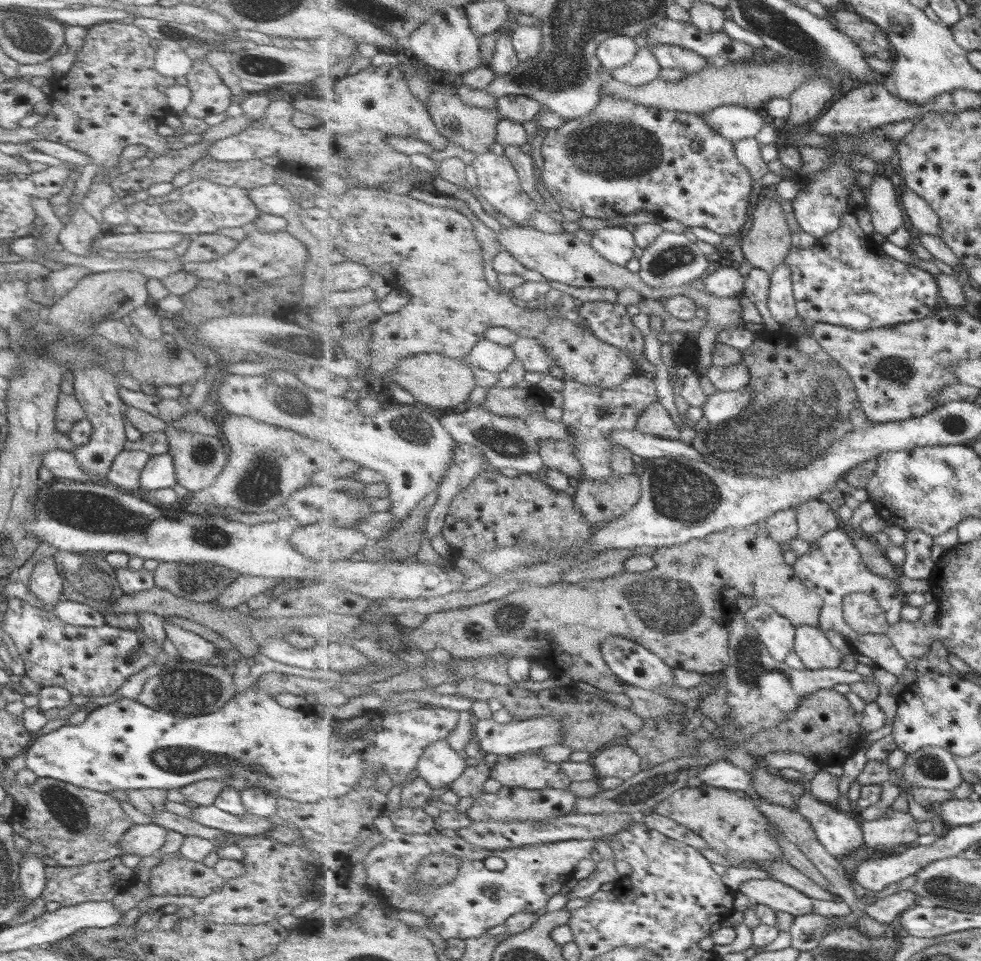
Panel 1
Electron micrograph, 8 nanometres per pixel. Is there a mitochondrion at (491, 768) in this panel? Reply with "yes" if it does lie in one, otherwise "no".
no

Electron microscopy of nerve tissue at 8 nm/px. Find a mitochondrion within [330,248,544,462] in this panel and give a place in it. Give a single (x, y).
(413, 430)

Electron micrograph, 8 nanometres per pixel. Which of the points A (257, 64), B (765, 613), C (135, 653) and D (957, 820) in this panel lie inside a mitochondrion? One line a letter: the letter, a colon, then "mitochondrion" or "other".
A: mitochondrion
B: mitochondrion
C: mitochondrion
D: other

